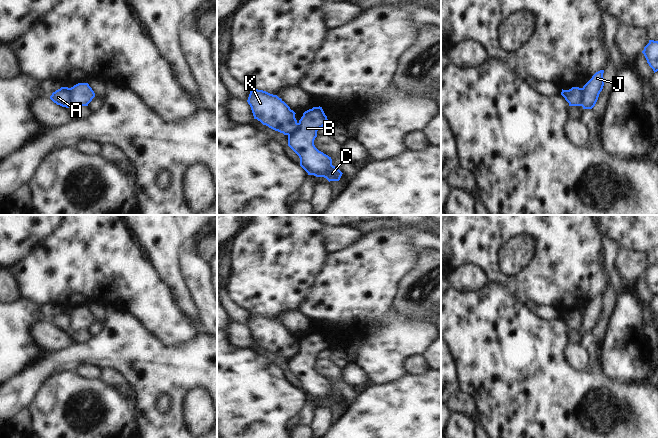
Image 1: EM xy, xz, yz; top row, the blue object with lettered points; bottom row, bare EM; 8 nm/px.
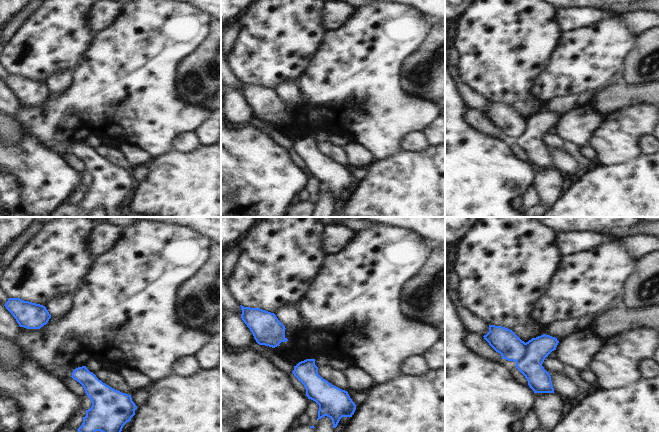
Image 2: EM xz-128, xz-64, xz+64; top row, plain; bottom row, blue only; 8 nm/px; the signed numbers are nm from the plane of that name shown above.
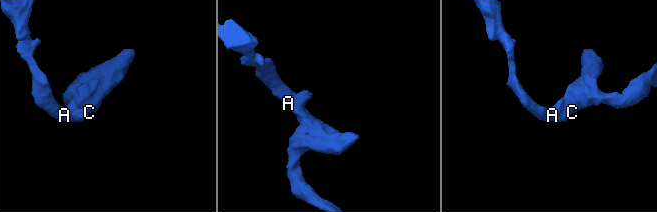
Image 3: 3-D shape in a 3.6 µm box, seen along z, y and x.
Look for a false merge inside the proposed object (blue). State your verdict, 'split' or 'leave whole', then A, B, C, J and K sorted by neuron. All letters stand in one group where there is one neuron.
split | A K / B C J

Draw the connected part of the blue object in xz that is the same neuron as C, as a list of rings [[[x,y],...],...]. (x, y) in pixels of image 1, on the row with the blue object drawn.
[[[313,107],[303,113],[297,130],[288,135],[288,146],[299,156],[300,166],[316,177],[324,177],[329,182],[339,181],[342,172],[332,165],[332,159],[319,151],[314,140],[317,131],[328,123],[322,107]]]

